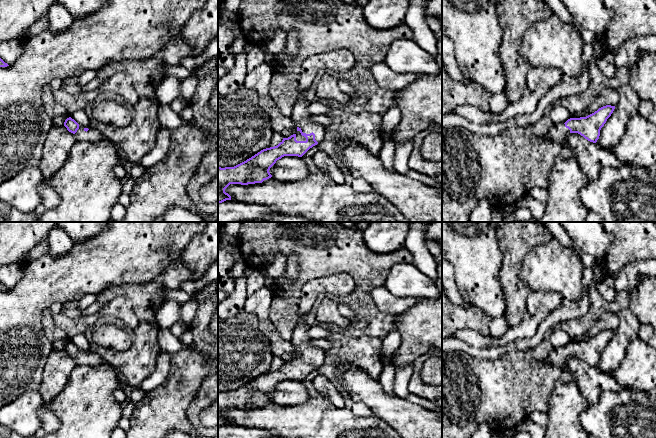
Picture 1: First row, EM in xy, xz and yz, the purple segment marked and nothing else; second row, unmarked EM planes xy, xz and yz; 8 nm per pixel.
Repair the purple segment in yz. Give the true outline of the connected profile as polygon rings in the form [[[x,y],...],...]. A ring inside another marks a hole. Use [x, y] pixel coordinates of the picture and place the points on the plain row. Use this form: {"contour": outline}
{"contour": [[[606,329],[586,341],[570,342],[565,347],[552,351],[549,356],[540,356],[540,360],[545,367],[554,365],[565,369],[568,358],[578,357],[588,365],[596,367],[601,352],[614,333],[615,330]]]}

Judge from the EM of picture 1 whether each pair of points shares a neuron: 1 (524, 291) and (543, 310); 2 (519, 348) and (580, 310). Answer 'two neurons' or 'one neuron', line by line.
1: two neurons
2: one neuron

